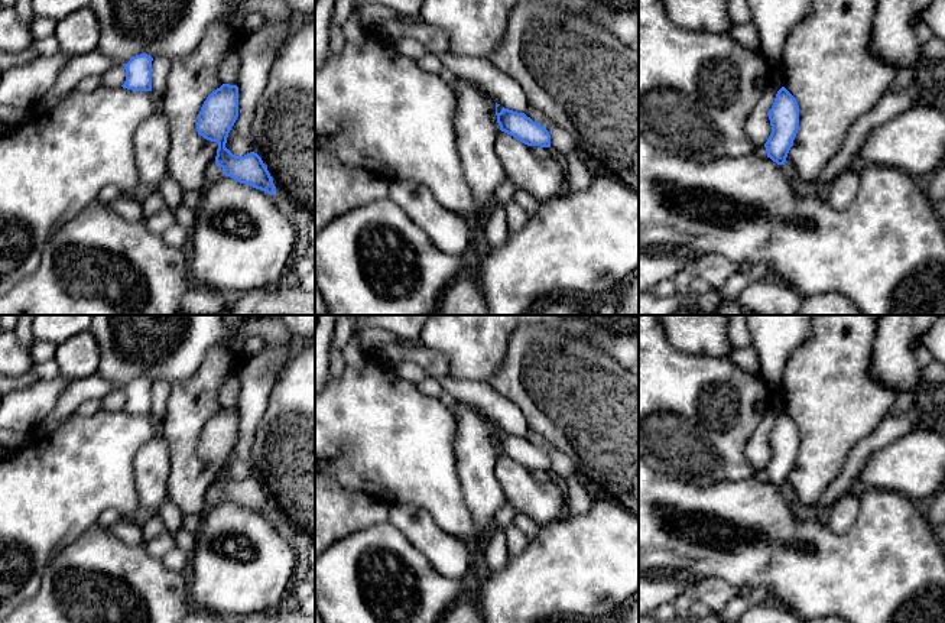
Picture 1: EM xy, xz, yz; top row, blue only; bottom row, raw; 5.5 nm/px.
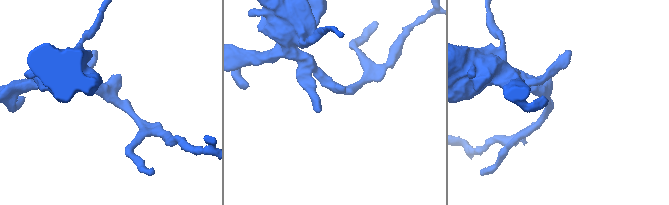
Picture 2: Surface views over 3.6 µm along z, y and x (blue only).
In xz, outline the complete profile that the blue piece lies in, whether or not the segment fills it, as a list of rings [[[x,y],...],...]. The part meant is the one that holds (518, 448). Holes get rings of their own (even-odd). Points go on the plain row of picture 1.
[[[496,426],[496,439],[500,454],[516,461],[527,470],[551,471],[551,458],[546,451],[533,445],[525,437],[517,437],[509,432],[497,435],[500,428]]]

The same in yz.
[[[782,411],[767,437],[772,457],[764,467],[767,481],[777,489],[785,489],[799,452],[799,429],[796,422]]]

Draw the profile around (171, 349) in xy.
[[[92,315],[88,331],[98,344],[95,374],[111,380],[116,389],[124,389],[140,377],[153,383],[162,380],[169,386],[185,382],[199,370],[214,345],[225,344],[233,337],[259,335],[267,343],[293,338],[279,318],[267,315],[247,315],[236,328],[230,328],[221,315]]]

